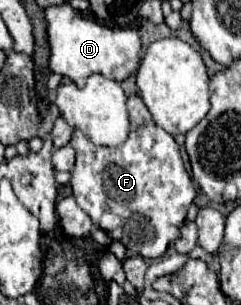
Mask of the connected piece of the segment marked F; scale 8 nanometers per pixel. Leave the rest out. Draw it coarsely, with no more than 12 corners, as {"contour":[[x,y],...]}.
{"contour":[[139,95],[129,139],[75,129],[71,189],[107,235],[157,259],[197,191]]}

